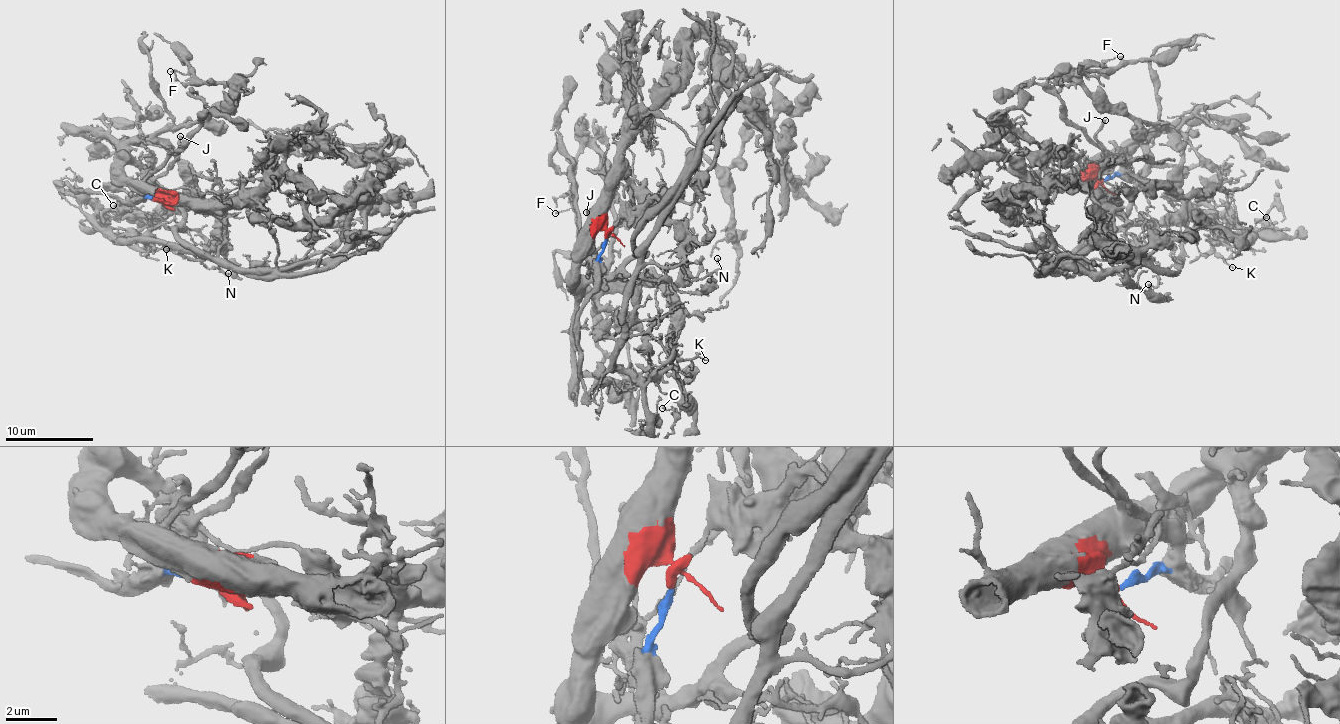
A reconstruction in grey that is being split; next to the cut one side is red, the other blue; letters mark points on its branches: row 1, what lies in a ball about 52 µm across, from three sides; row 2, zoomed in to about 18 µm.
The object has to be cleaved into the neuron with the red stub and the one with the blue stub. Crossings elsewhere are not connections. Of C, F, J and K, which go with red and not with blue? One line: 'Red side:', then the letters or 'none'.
Red side: C, F

